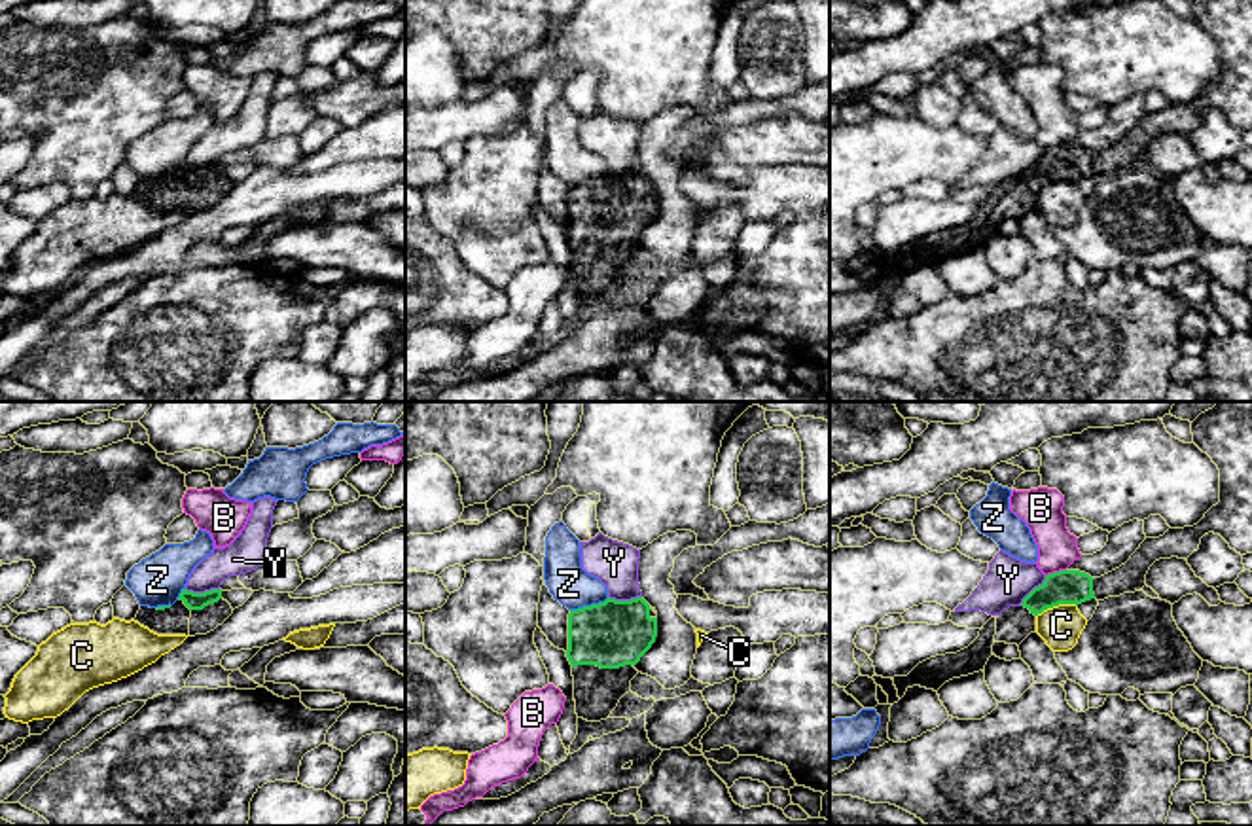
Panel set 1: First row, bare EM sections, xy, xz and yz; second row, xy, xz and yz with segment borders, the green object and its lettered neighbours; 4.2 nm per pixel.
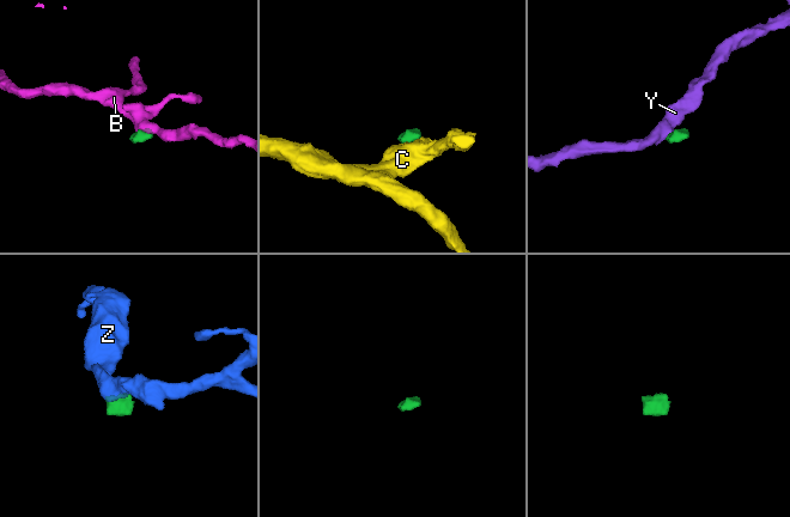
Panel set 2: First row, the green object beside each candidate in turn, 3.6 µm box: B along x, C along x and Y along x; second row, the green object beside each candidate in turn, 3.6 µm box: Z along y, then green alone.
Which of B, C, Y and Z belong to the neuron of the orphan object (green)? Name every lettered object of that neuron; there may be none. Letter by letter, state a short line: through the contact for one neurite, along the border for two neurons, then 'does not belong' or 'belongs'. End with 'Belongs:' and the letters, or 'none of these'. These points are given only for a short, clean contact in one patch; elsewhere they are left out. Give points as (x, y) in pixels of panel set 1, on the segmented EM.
B: line yz (1065, 569), (1046, 576); does not belong
C: line yz (1076, 605), (1054, 605), (1037, 616); does not belong
Y: line xy (186, 588), (194, 592), (218, 590); does not belong
Z: line xz (608, 597), (571, 610); does not belong
Belongs: none of these

